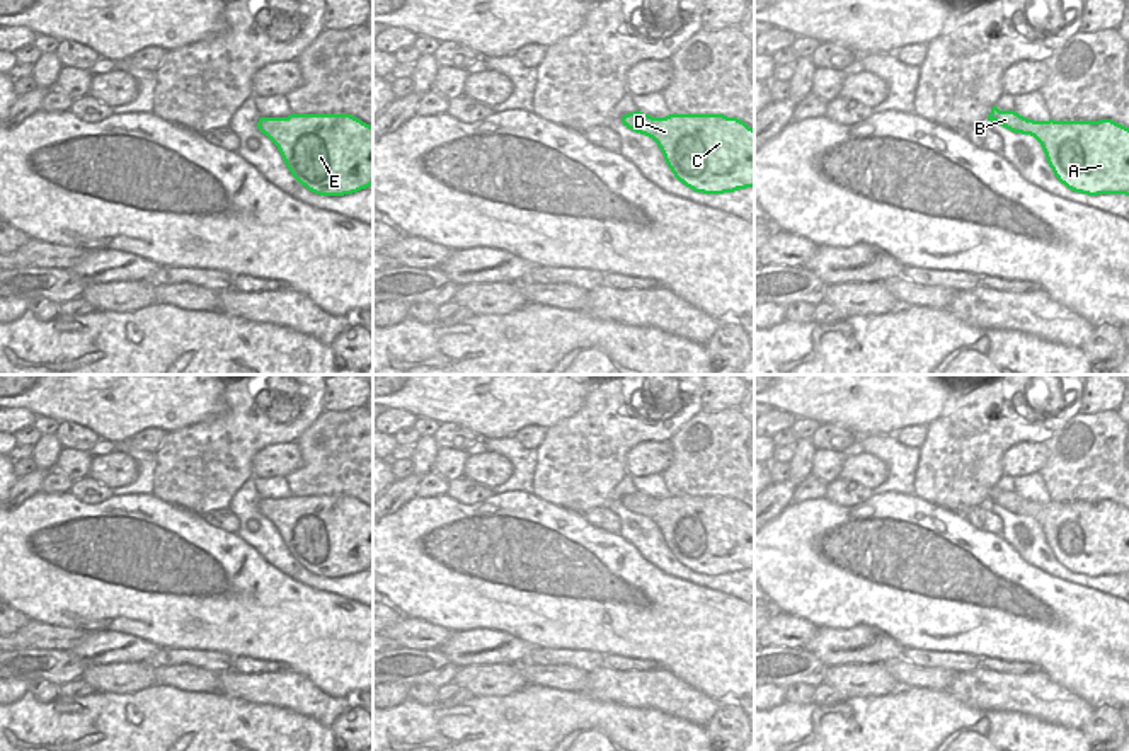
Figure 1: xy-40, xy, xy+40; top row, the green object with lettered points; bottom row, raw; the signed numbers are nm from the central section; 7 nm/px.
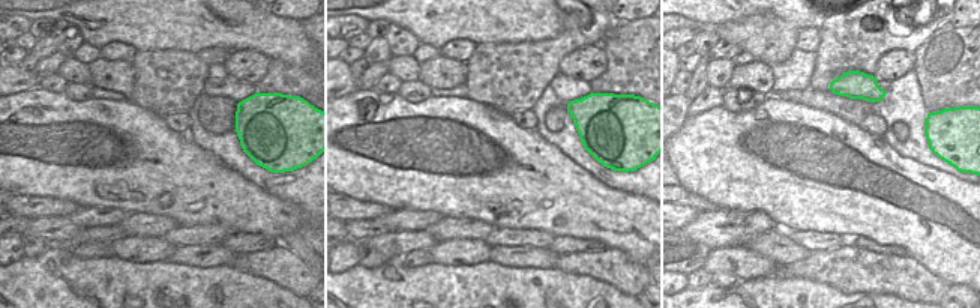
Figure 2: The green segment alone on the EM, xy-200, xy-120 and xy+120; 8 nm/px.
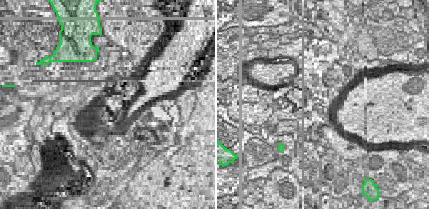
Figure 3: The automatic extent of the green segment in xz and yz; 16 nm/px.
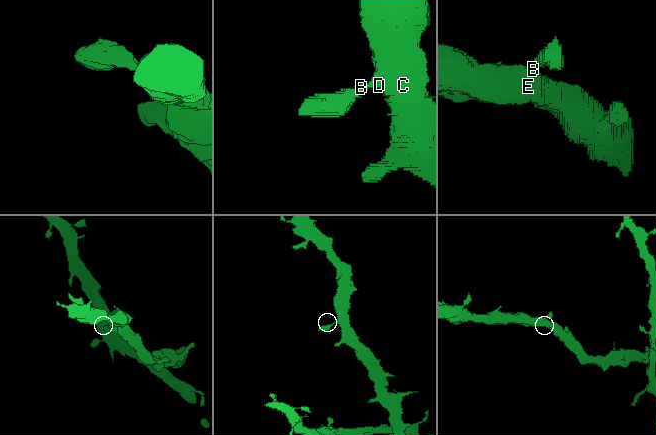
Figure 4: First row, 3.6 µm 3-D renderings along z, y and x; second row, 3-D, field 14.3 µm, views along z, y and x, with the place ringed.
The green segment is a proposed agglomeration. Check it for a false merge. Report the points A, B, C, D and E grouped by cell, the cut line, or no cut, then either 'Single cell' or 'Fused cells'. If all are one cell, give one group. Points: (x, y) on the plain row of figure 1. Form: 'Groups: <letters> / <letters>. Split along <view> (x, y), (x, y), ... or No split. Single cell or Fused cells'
Groups: A B C D E. No split. Single cell.

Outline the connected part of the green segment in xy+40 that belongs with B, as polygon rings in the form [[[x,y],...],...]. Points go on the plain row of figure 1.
[[[993,487],[988,502],[1034,518],[1068,570],[1129,577],[1129,509],[1112,502],[1034,502]]]

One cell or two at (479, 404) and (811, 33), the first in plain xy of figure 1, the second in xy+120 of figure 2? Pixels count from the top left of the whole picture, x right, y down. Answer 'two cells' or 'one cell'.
two cells

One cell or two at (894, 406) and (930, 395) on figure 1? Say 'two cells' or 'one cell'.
one cell

